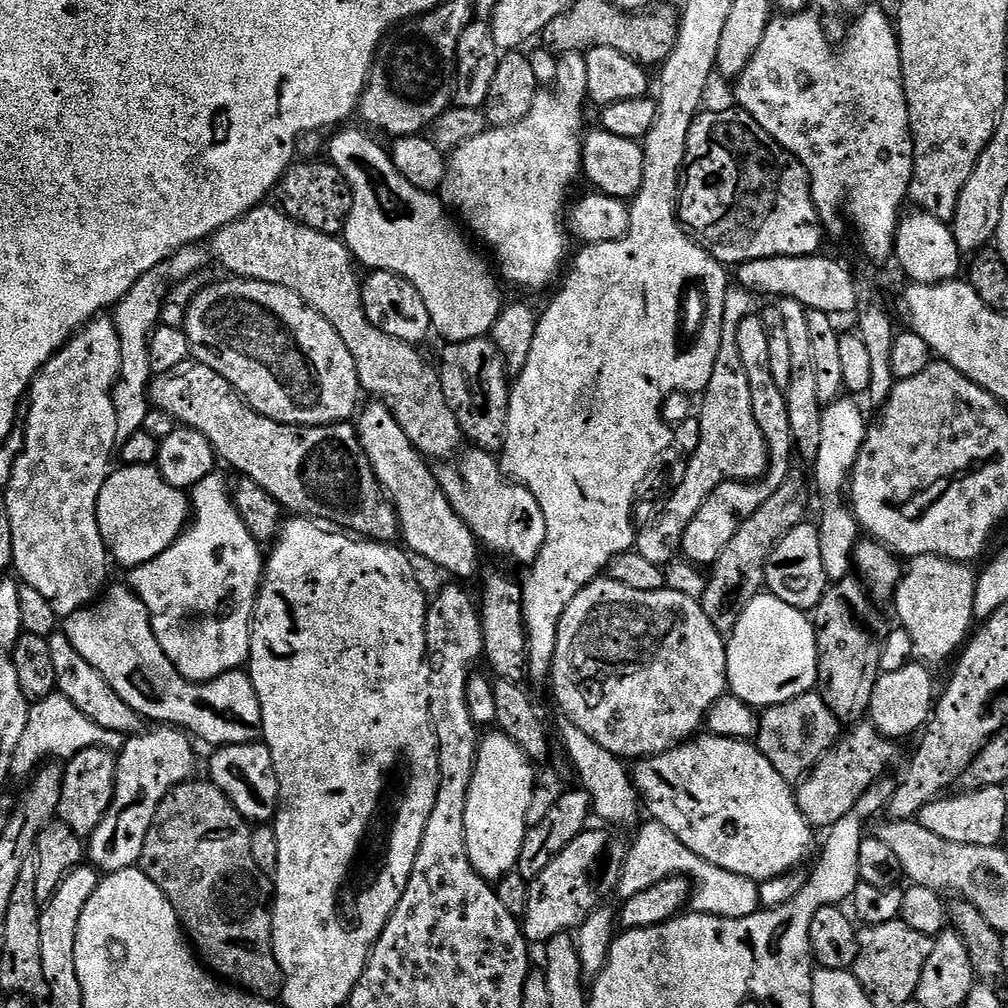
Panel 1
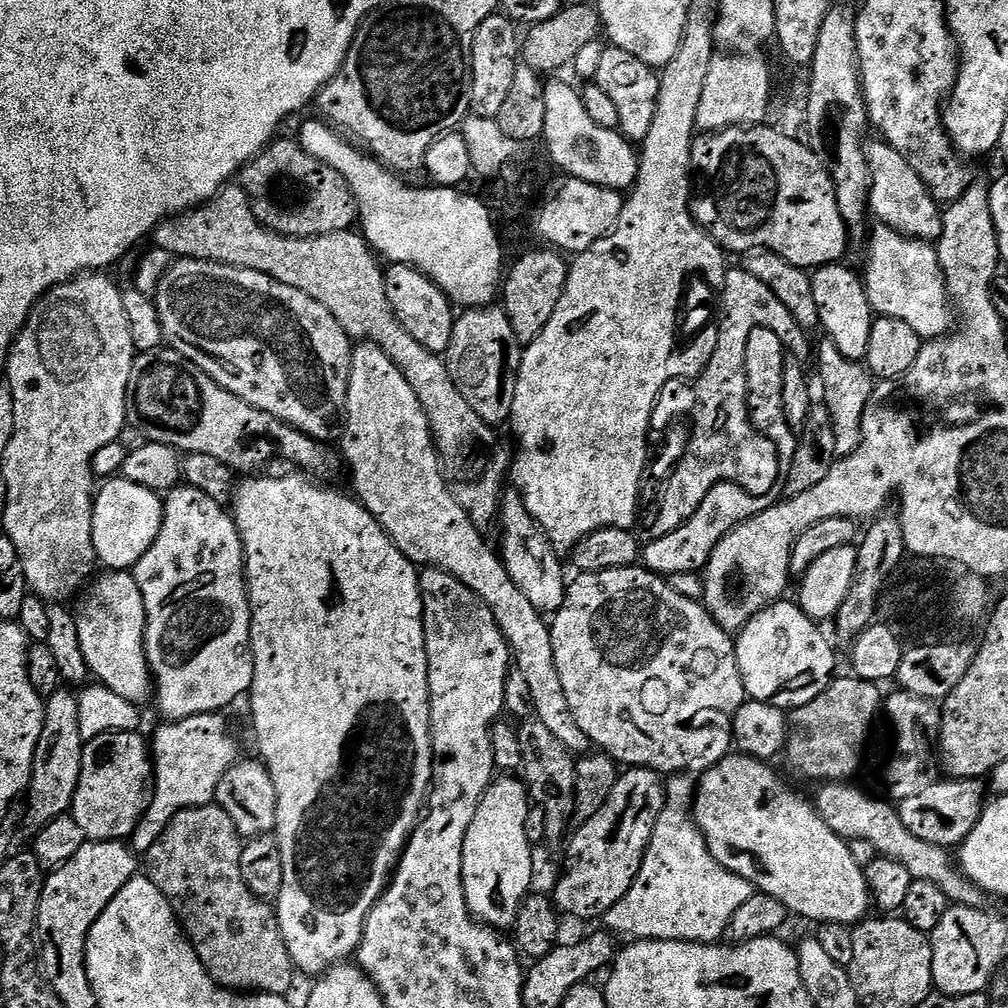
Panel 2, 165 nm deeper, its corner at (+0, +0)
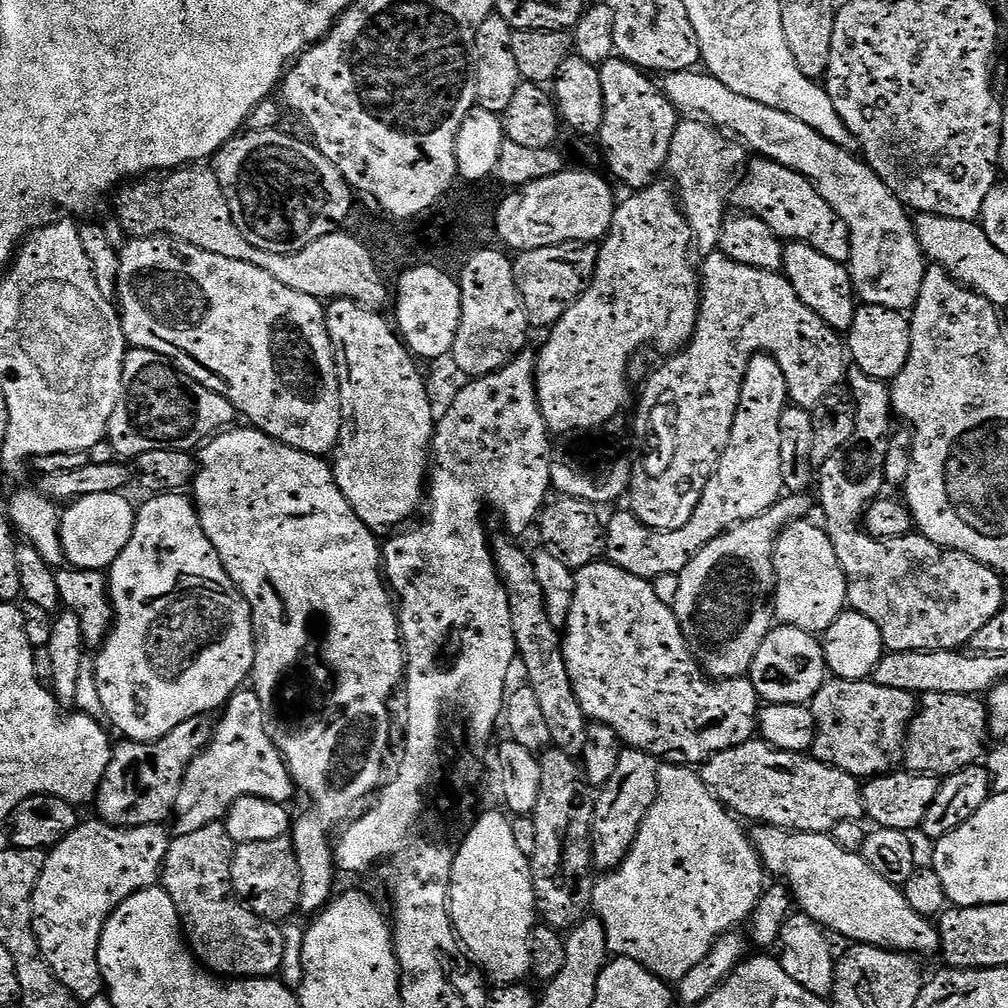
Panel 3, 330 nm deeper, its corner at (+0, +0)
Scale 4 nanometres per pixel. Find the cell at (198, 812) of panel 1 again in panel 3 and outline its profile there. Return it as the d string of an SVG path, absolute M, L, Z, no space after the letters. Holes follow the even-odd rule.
M223 823L202 826L194 834L176 836L168 845L164 859L162 886L180 912L182 931L197 961L207 971L221 978L272 978L281 971L284 956L284 933L279 923L254 914L232 891L232 859L236 845Z

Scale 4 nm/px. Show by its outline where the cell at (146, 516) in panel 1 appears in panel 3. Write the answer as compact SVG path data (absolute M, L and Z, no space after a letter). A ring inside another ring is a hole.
M118 492L90 494L69 503L63 509L60 537L67 563L72 568L111 569L118 554L122 554L122 550L130 542L136 526L137 509L134 504L132 508L126 497L127 495Z

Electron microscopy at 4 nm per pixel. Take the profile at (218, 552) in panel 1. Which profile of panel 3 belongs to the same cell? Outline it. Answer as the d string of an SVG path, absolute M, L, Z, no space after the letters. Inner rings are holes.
M156 494L148 498L144 505L139 505L130 542L124 547L122 554L118 554L107 573L108 595L112 597L114 609L114 627L94 656L97 688L104 707L104 716L112 719L111 727L116 727L121 732L121 737L130 740L161 740L166 734L170 734L170 730L174 730L174 726L182 726L182 722L195 716L215 713L215 708L223 709L232 696L245 687L246 681L252 675L256 653L256 635L252 633L252 608L222 566L210 538L206 538L195 503L186 497L184 494Z

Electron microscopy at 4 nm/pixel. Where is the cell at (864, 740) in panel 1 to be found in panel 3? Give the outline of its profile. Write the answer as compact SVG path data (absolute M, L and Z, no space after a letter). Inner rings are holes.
M926 692L919 697L918 711L908 728L903 767L909 772L947 778L972 764L980 764L989 744L988 705L979 695Z

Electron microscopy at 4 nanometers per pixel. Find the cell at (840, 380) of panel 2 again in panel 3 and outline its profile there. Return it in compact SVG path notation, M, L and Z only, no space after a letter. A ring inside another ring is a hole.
M855 366L847 369L846 387L856 404L856 429L848 447L834 454L830 462L818 469L818 488L820 484L820 508L824 511L822 527L848 579L848 604L851 611L866 614L866 618L878 626L888 652L954 652L963 649L971 645L974 634L978 634L978 630L982 630L982 626L986 626L986 622L990 622L990 618L994 618L994 614L1005 607L1001 573L952 548L940 548L919 534L888 538L883 542L868 535L862 517L872 501L883 493L880 491L886 488L886 450L888 441L894 435L892 390L885 381L870 378L870 374Z

